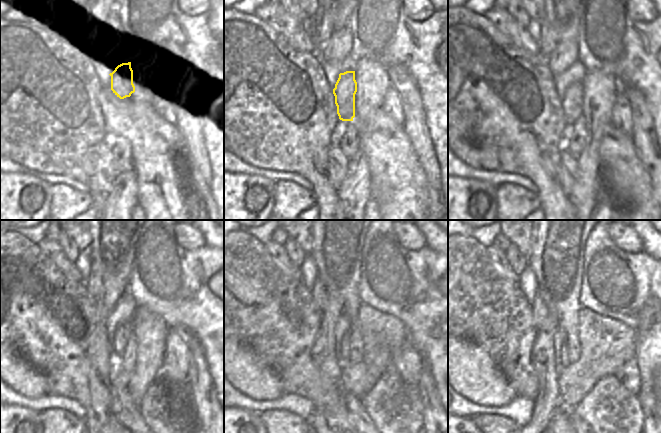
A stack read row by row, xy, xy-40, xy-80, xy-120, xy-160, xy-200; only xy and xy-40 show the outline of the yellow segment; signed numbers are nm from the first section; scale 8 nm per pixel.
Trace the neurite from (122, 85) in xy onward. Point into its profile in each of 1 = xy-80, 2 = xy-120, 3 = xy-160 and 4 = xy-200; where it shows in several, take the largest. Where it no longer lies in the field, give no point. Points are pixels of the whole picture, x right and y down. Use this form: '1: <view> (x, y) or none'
1: xy-80 (571, 103)
2: xy-120 (122, 334)
3: xy-160 (344, 347)
4: xy-200 (564, 362)

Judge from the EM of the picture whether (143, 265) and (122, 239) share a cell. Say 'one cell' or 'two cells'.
two cells

